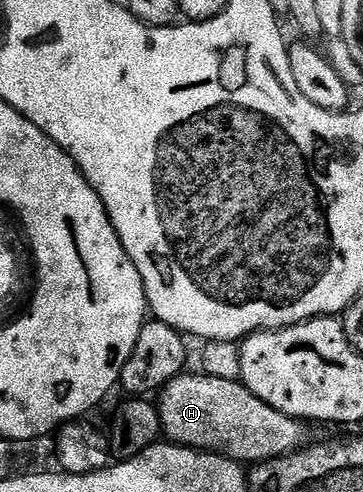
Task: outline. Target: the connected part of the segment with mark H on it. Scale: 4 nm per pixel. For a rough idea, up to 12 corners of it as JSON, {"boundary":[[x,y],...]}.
{"boundary":[[186,372],[159,392],[164,437],[256,464],[306,427],[240,380]]}

